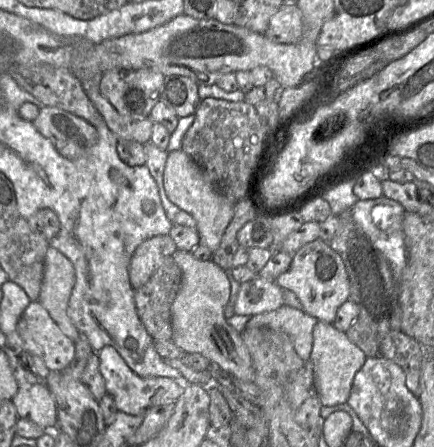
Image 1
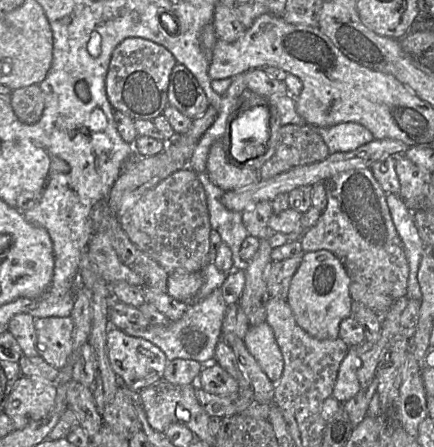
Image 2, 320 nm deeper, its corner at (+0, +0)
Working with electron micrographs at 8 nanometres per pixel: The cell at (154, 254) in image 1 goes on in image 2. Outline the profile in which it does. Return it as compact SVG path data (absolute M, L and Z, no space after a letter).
M186 167L180 169L147 190L123 215L120 223L131 242L144 254L156 261L170 274L175 271L200 272L210 263L210 217L207 195L198 174Z

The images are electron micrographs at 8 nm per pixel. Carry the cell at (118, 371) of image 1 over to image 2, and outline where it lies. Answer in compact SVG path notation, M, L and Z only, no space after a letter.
M110 327L107 332L107 353L110 365L119 378L119 381L134 391L142 389L163 379L167 357L155 344L142 337L127 334L117 327Z

